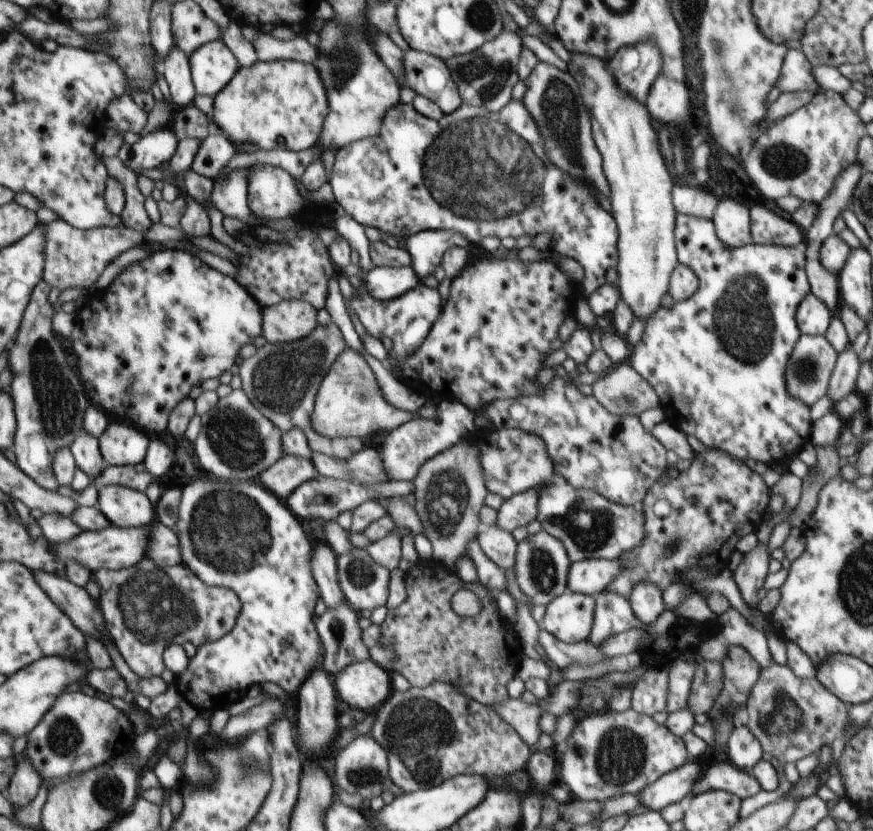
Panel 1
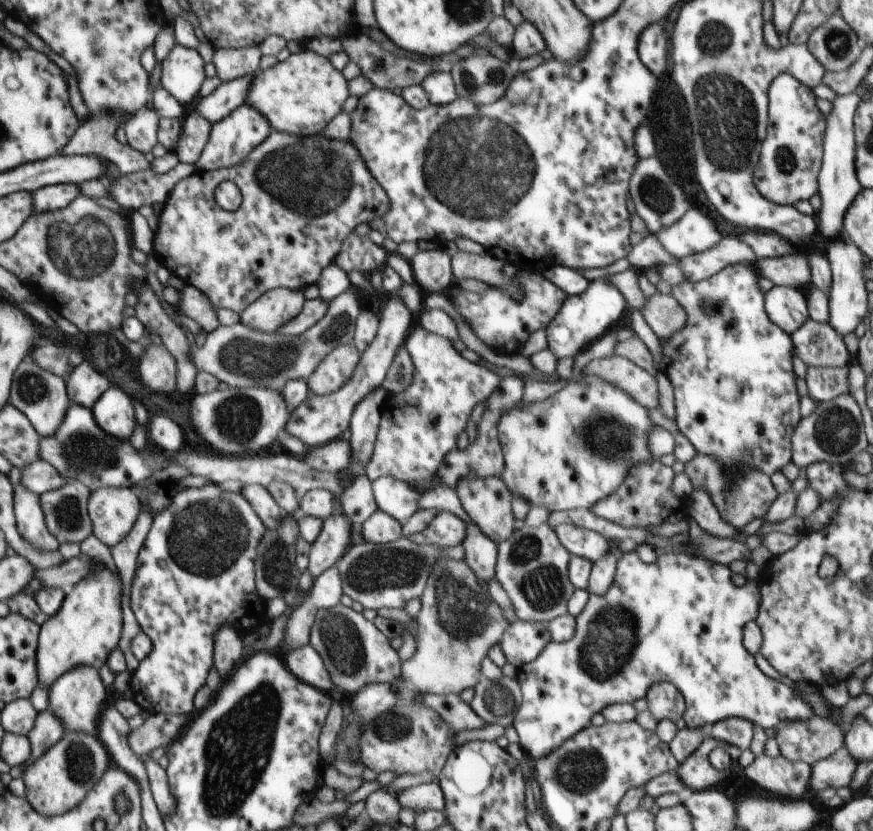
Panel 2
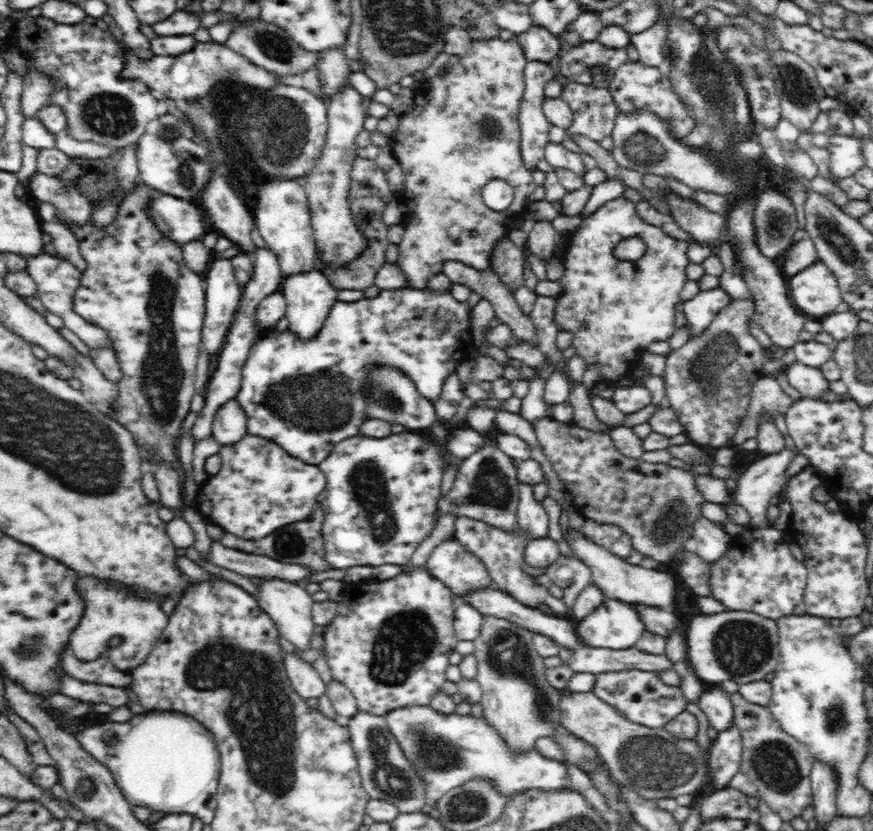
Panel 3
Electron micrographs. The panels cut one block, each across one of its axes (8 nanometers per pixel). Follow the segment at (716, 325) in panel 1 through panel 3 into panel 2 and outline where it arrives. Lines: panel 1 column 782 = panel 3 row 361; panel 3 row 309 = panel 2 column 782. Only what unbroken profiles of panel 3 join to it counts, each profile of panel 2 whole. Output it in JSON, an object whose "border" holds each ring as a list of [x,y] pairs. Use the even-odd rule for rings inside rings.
{"border":[[[738,262],[738,264],[730,264],[726,266],[720,272],[714,274],[710,278],[703,281],[692,283],[690,281],[682,282],[682,284],[676,284],[672,286],[671,295],[678,301],[678,304],[686,310],[688,314],[688,320],[686,320],[686,326],[682,330],[678,330],[676,334],[672,334],[670,338],[662,340],[660,338],[660,344],[662,349],[661,371],[666,374],[668,380],[672,383],[673,394],[675,396],[676,406],[676,426],[684,434],[684,437],[690,442],[692,446],[696,448],[697,454],[704,454],[704,456],[712,456],[720,466],[720,479],[736,480],[742,476],[742,472],[750,472],[750,470],[760,470],[764,474],[774,474],[776,471],[781,471],[782,468],[792,460],[792,434],[794,434],[794,428],[801,419],[800,412],[800,397],[797,392],[796,374],[794,374],[793,356],[795,354],[794,344],[792,344],[792,338],[788,332],[784,332],[782,328],[778,328],[766,314],[766,308],[764,304],[764,292],[760,290],[760,284],[758,284],[758,270],[754,264],[746,264],[746,262]],[[704,302],[712,304],[716,308],[714,314],[702,314],[704,310]]]}

